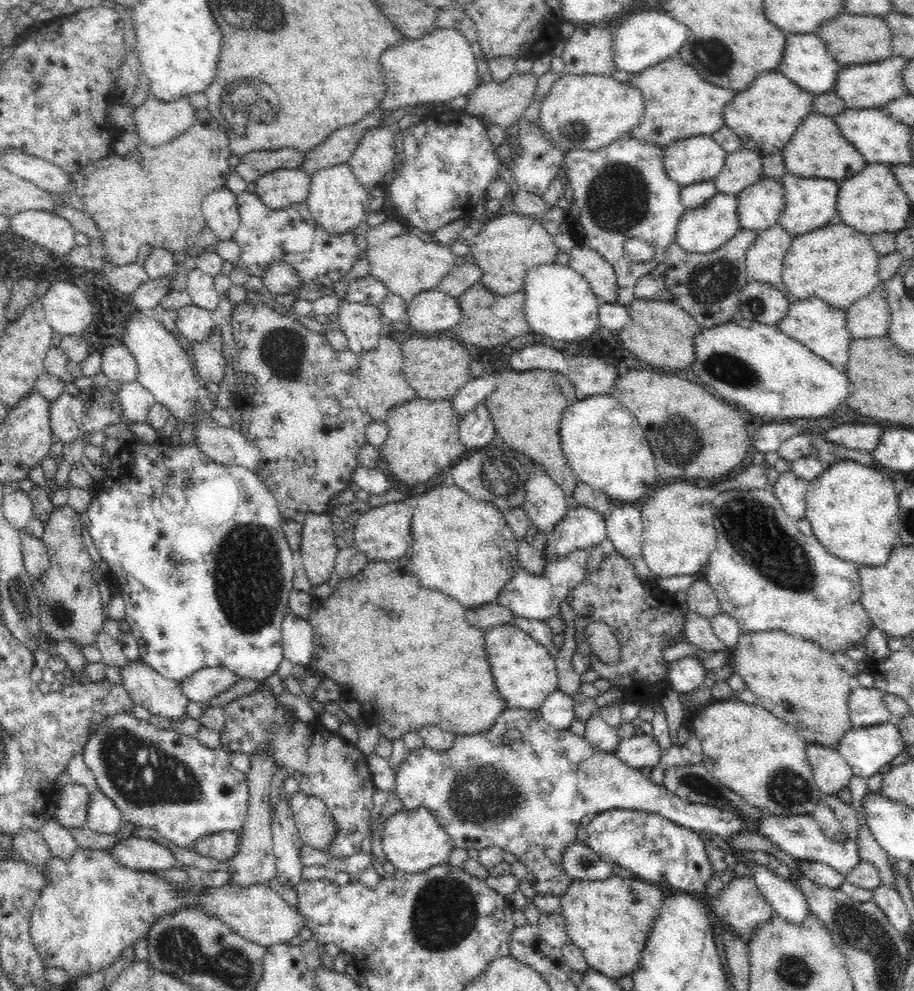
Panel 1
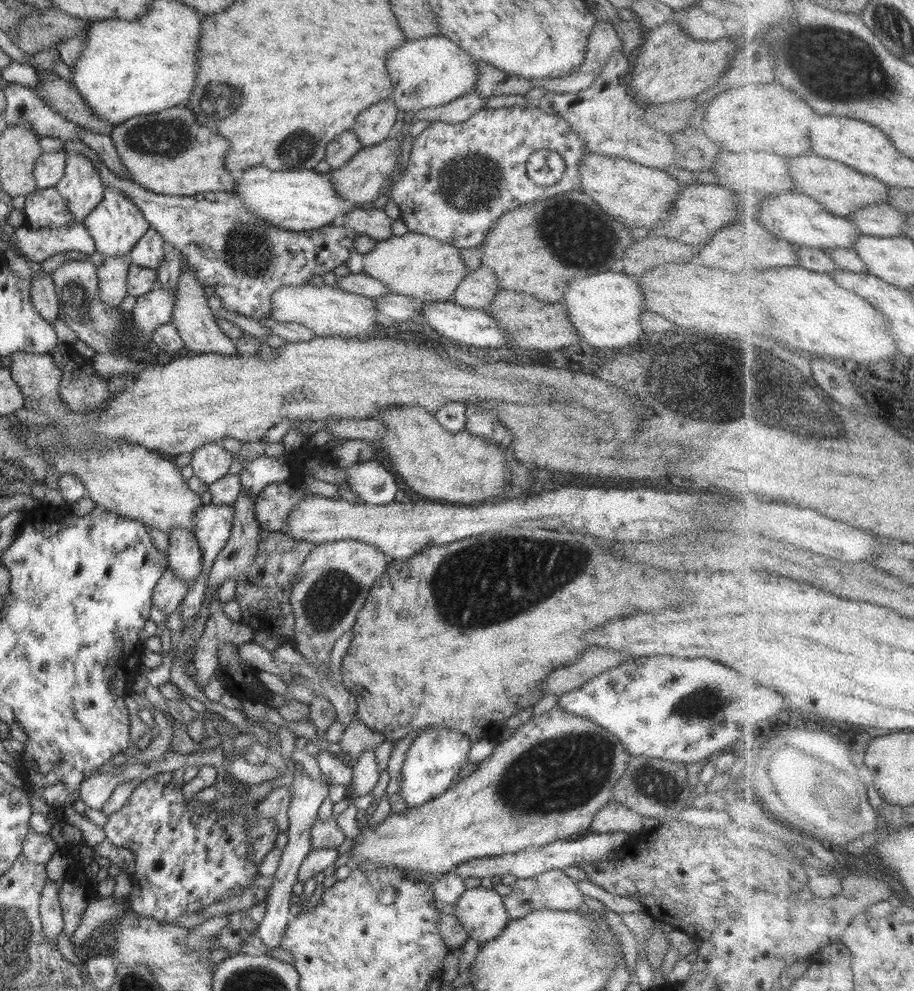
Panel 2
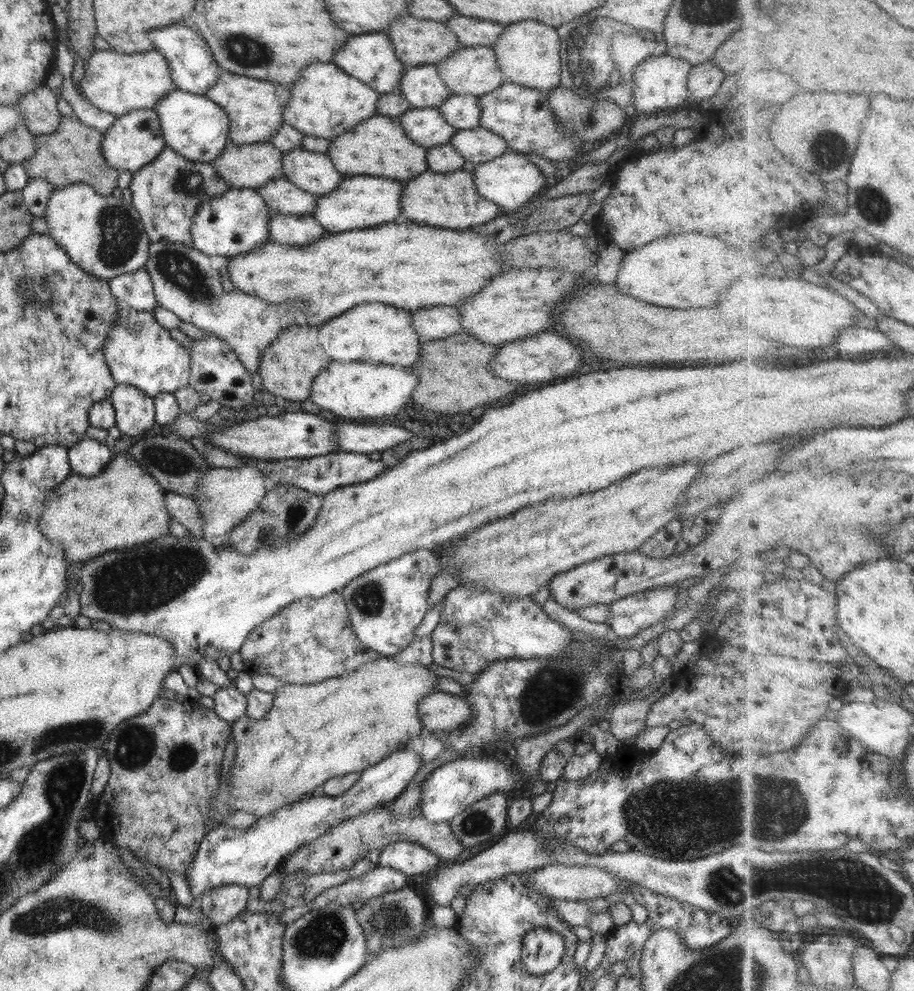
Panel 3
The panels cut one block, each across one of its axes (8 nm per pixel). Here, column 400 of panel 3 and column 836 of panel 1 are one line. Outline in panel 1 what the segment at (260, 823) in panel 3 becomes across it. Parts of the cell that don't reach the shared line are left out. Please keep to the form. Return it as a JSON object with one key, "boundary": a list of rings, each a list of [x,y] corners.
{"boundary":[[[807,743],[806,754],[821,794],[837,793],[848,786],[853,770],[837,749]]]}

